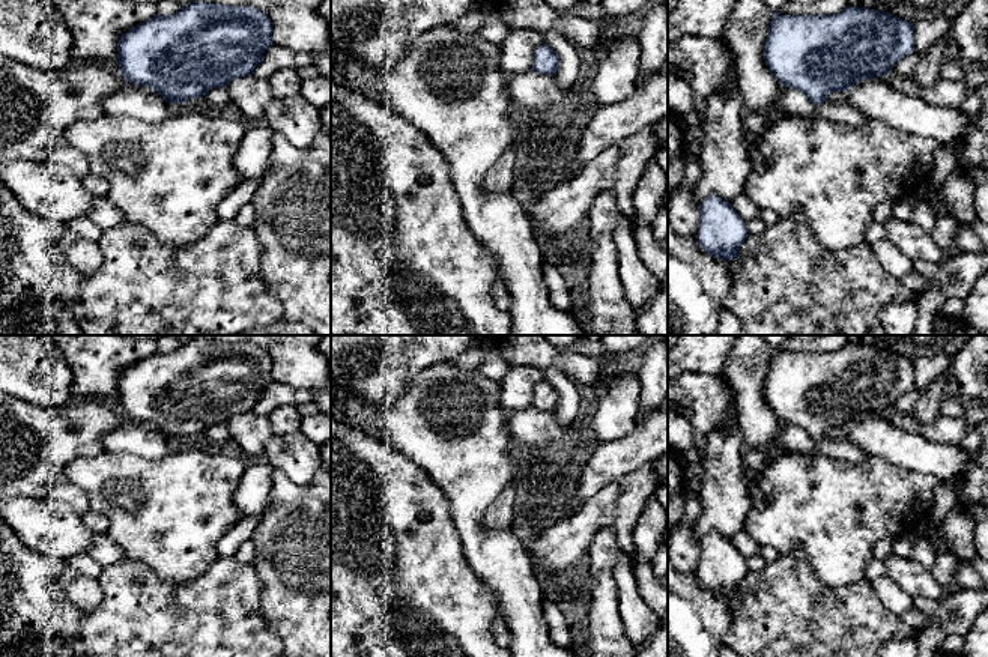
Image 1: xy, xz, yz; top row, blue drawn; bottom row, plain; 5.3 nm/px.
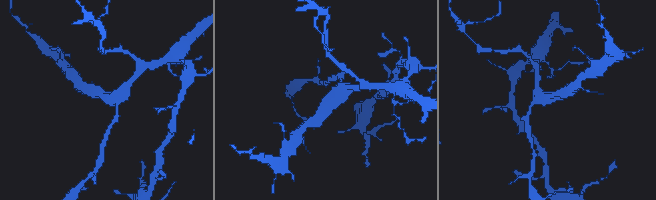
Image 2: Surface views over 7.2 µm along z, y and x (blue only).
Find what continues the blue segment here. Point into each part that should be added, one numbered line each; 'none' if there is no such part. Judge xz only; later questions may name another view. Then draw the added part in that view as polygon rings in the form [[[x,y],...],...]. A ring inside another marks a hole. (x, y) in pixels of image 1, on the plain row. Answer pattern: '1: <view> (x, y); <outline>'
none

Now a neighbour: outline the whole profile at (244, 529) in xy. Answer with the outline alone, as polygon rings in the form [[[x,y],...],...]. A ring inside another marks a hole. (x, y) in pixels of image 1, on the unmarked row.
[[[241,519],[218,543],[217,552],[218,556],[233,556],[239,546],[251,540],[256,528],[259,526],[262,519]]]

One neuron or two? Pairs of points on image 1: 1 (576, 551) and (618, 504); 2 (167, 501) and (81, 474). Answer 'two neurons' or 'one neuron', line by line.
1: one neuron
2: one neuron

